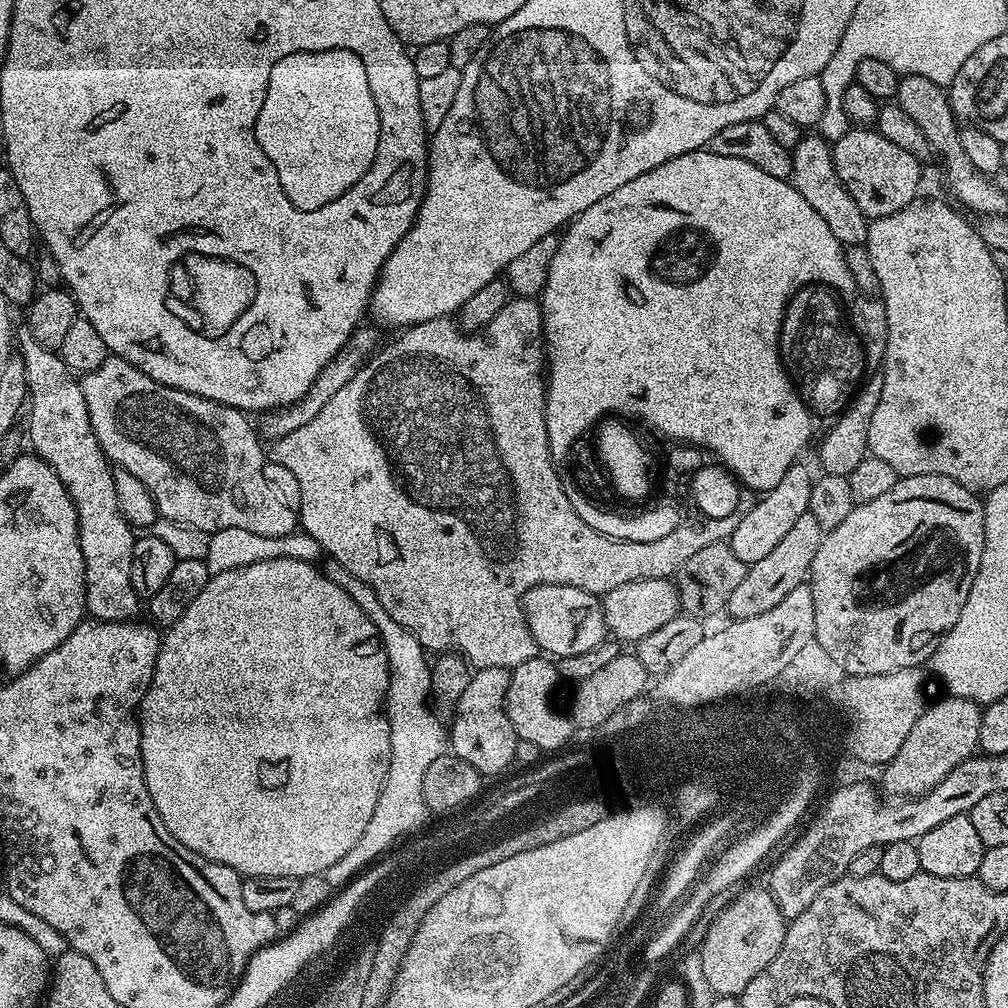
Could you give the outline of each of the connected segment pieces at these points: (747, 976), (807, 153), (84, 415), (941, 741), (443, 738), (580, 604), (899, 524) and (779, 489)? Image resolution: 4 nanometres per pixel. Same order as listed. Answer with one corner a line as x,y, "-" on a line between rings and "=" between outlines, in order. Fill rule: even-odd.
767,887
748,888
740,892
716,917
698,945
702,958
702,971
706,974
706,982
710,982
710,990
717,996
738,996
770,962
774,962
774,954
782,950
784,935
788,924
782,910
778,910
778,902
774,902
=
804,134
796,147
791,149
791,153
790,183
796,187
798,194
802,194
802,198
806,198
806,202
810,202
810,206
814,206
814,210
818,210
820,217
826,221
826,226
830,226
834,238
838,238
838,242
845,246
867,245
870,221
862,214
862,210
858,210
858,202
850,198
846,186
842,186
834,170
832,144
819,134
=
55,367
42,373
37,380
35,377
30,384
30,411
27,416
31,451
49,464
54,474
58,474
74,502
84,559
84,606
87,615
106,622
131,621
135,617
132,615
142,608
134,582
130,582
130,561
134,559
138,536
129,528
126,518
122,518
122,510
118,510
113,465
96,435
80,380
73,378
67,368
=
945,695
937,704
929,703
923,714
914,722
902,750
888,764
883,765
884,788
892,798
915,798
925,796
954,766
969,760
980,742
981,705
961,696
=
331,558
325,559
322,571
330,582
342,586
358,606
374,622
374,626
380,635
380,641
384,643
384,649
388,655
388,694
386,697
386,715
390,726
390,770
384,779
384,785
378,798
378,806
374,806
374,818
366,825
366,830
358,842
334,866
330,866
323,872
326,882
334,890
340,890
349,880
356,879
377,858
383,857
397,842
403,841
407,832
420,828
430,819
430,813
424,795
422,794
422,778
426,778
426,770
434,762
434,758
445,755
450,744
450,736
440,725
440,720
428,709
432,695
432,666
429,653
390,614
386,614
384,607
378,602
378,594
362,578
354,578
342,562
=
534,586
524,596
524,617
537,649
552,658
586,654
586,650
594,650
609,635
601,597
595,592
587,592
574,586
=
905,476
897,479
896,484
886,490
886,494
874,498
874,502
853,506
849,516
839,526
825,531
824,540
818,546
818,554
814,554
810,573
810,587
814,594
815,643
826,650
830,658
839,660
843,665
840,672
849,676
869,676
903,668
920,668
923,660
924,663
931,661
934,650
940,645
940,639
958,622
958,614
962,614
962,606
966,606
966,594
970,594
970,586
980,569
983,549
984,502
977,493
945,476
=
797,462
782,474
782,479
778,481
778,486
774,486
769,492
763,493
748,509
746,515
740,517
738,526
733,530
730,543
734,554
742,558
744,564
750,565
766,558
790,530
794,530
794,522
806,514
810,506
810,490
812,489
813,473
808,473
808,468
804,462

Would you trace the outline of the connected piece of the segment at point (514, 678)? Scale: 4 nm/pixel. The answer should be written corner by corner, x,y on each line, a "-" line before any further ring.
537,654
534,658
511,669
506,707
510,722
516,731
516,738
534,742
534,746
538,746
544,754
548,752
556,754
567,749
574,736
574,725
569,713
560,712
559,706
556,705
556,691
560,687
562,687
560,671
556,669
551,659
543,655

